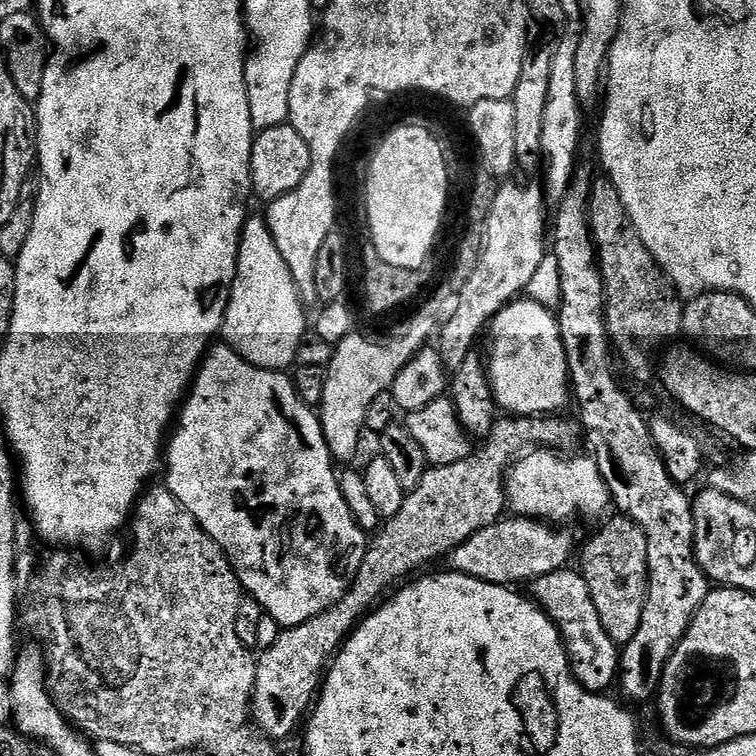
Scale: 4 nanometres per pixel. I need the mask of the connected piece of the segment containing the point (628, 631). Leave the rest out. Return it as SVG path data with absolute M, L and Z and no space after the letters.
M616 514L616 517L585 546L582 571L590 586L592 600L602 618L604 629L608 631L610 638L615 640L617 645L628 644L630 638L634 638L634 634L638 634L648 598L648 539L646 534L627 516Z

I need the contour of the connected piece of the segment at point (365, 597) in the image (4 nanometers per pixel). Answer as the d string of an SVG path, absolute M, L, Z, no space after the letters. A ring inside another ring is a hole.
M508 414L497 419L492 426L492 433L475 449L472 455L462 462L450 466L432 466L425 472L422 482L405 495L402 510L387 517L386 523L379 529L378 535L368 546L364 565L358 570L356 578L349 586L348 592L336 604L330 606L316 617L293 628L285 628L280 637L269 648L259 653L256 662L256 690L252 694L251 719L265 736L277 742L283 742L296 727L309 715L314 701L322 687L326 669L333 663L342 645L352 635L352 631L381 603L387 588L395 589L401 582L407 581L415 568L428 564L431 560L443 561L462 542L466 542L478 530L496 523L506 512L506 473L521 454L532 449L572 450L580 440L582 424L579 419L571 420L568 414L545 414L542 416L518 416Z

